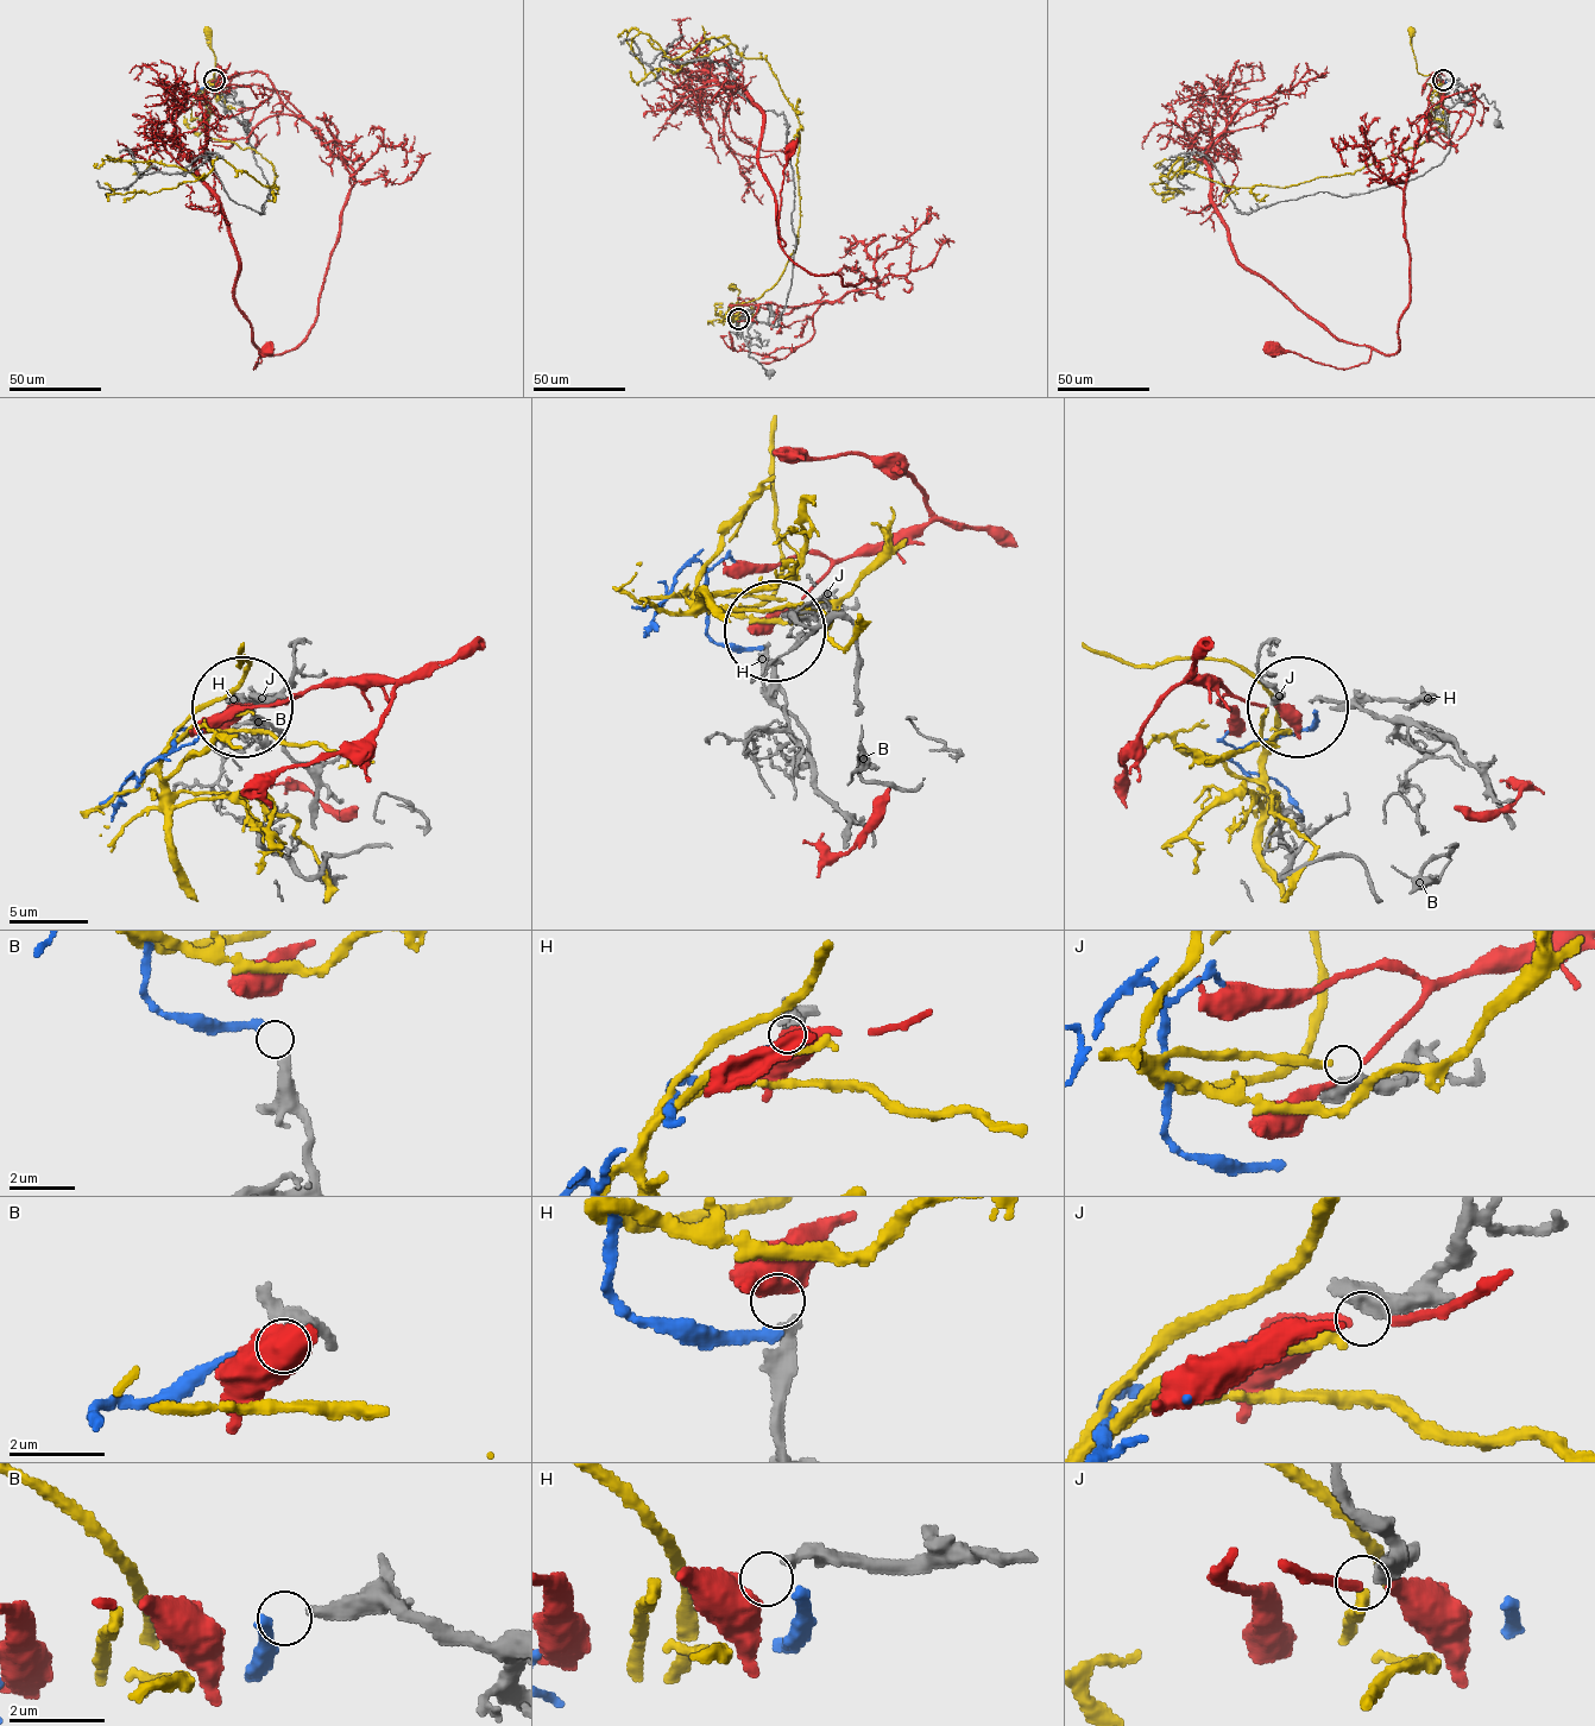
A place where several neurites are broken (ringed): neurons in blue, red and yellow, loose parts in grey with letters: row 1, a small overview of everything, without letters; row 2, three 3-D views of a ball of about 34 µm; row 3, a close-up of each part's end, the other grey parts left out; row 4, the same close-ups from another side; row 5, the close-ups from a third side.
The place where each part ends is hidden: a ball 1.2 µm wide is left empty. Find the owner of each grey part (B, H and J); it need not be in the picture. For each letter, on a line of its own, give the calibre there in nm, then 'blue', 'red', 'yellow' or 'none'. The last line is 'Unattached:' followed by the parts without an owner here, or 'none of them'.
B: 320 nm | blue
H: 280 nm | none
J: 550 nm | yellow
Unattached: H

